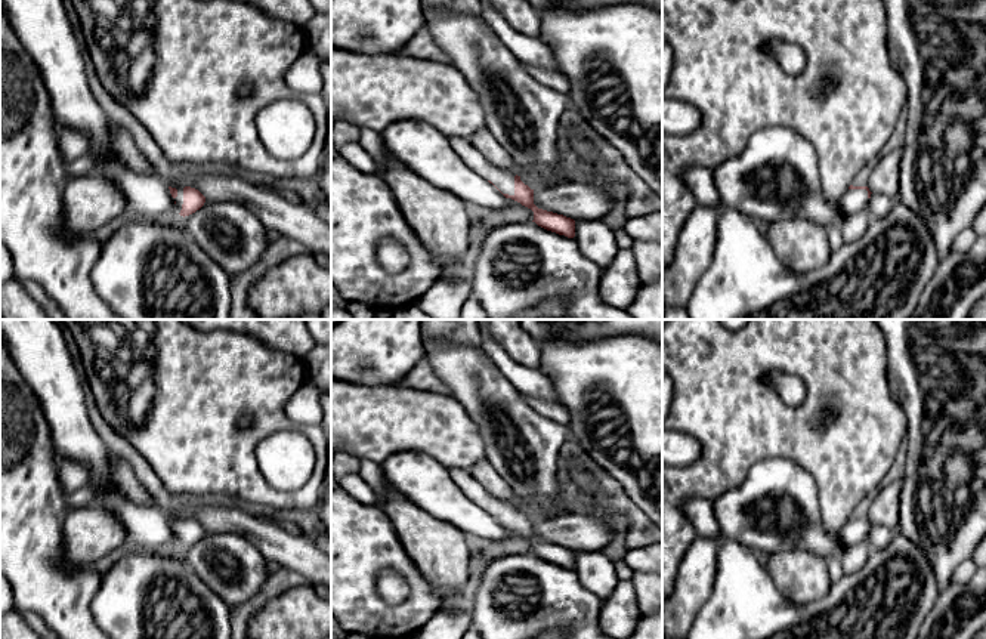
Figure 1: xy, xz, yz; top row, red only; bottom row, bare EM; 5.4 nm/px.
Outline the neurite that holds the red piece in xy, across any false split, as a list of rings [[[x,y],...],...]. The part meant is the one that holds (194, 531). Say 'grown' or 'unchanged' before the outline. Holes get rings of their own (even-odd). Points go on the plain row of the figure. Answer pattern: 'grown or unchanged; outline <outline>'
grown; outline [[[169,518],[169,521],[174,531],[176,543],[183,549],[195,544],[205,534],[205,528],[195,519],[185,518],[176,521]]]

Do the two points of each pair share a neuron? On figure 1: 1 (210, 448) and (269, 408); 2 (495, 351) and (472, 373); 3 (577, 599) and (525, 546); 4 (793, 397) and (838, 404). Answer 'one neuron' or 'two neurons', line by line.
1: one neuron
2: two neurons
3: two neurons
4: two neurons

